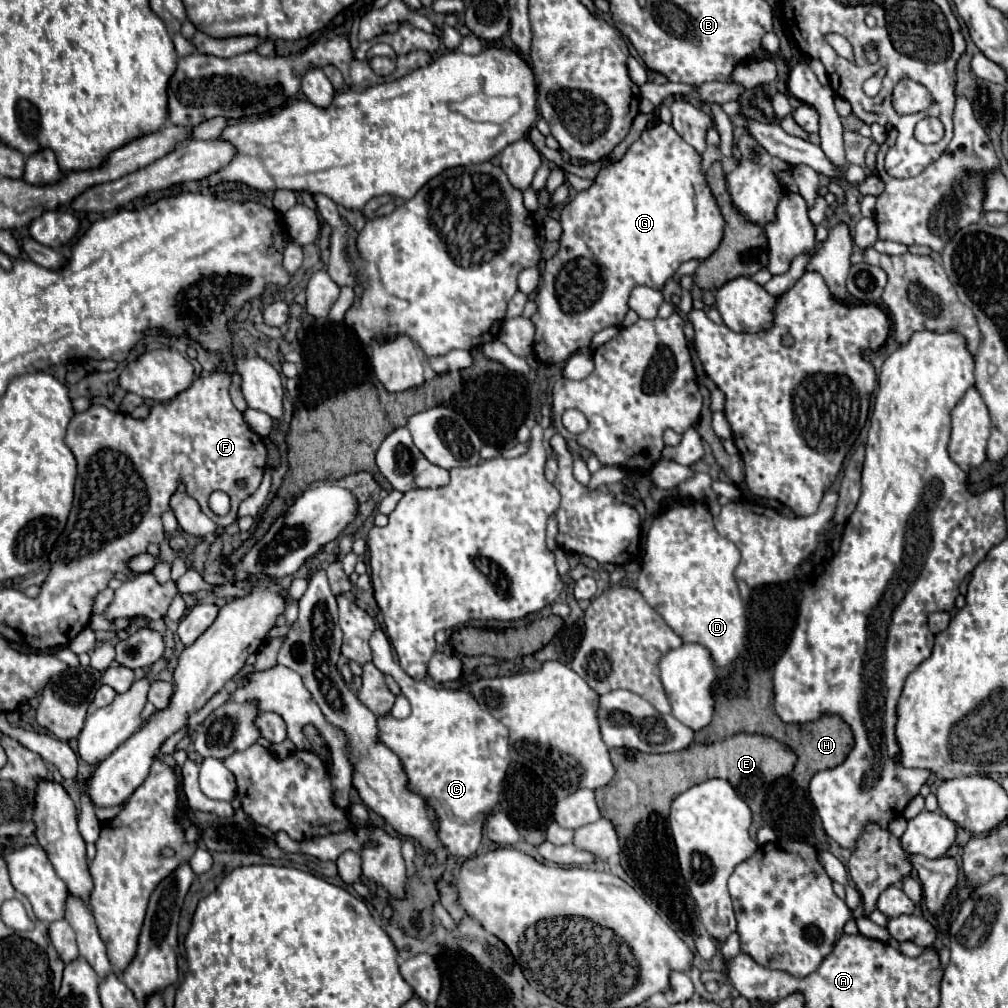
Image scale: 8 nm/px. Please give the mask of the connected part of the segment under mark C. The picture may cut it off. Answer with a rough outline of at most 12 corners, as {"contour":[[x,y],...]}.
{"contour":[[381,628],[373,664],[411,716],[377,718],[449,854],[499,802],[509,732],[469,692],[413,680]]}

